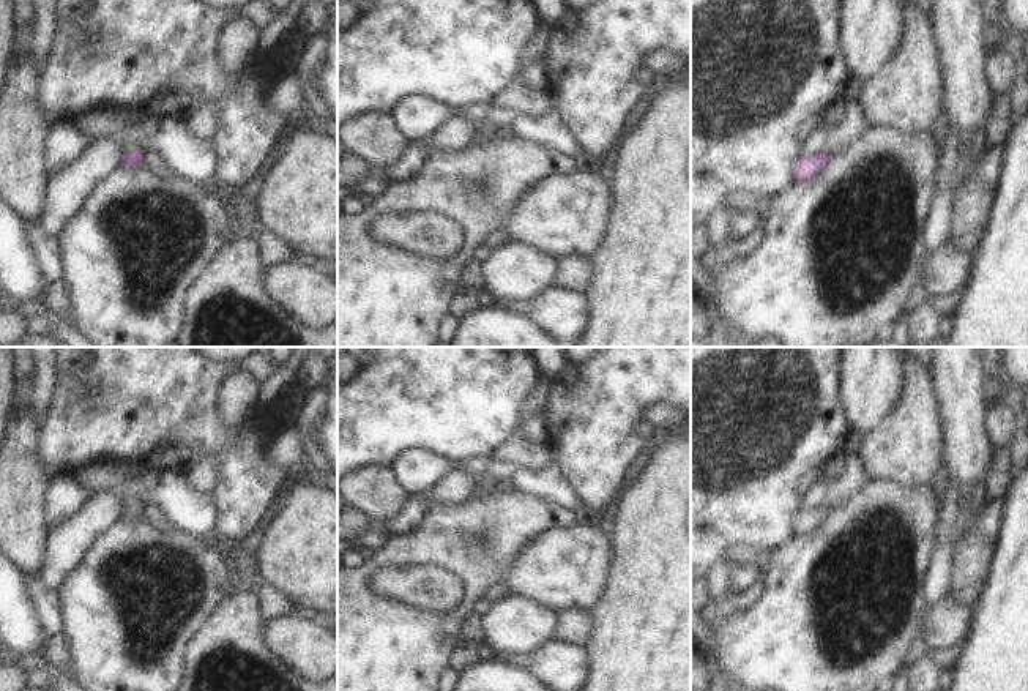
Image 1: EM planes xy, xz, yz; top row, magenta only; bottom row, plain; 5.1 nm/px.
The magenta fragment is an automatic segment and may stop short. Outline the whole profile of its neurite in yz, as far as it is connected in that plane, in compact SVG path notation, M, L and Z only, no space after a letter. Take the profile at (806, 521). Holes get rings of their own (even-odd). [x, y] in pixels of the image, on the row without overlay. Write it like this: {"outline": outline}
{"outline": "M848 454L845 459L845 472L839 480L828 480L826 500L821 506L801 508L791 529L793 536L806 535L820 527L831 510L842 505L858 489L869 483L869 475L861 464L859 454Z"}

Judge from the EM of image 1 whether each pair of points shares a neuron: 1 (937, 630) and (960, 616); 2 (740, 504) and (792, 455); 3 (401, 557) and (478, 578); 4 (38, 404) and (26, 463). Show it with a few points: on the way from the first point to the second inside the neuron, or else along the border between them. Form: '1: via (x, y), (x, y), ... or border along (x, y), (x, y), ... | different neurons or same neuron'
1: via (943, 627), (954, 619) | same neuron
2: via (752, 491), (779, 464) | same neuron
3: via (420, 552), (453, 552), (459, 559) | same neuron
4: border along (27, 401), (32, 410), (32, 422), (38, 429) | different neurons

